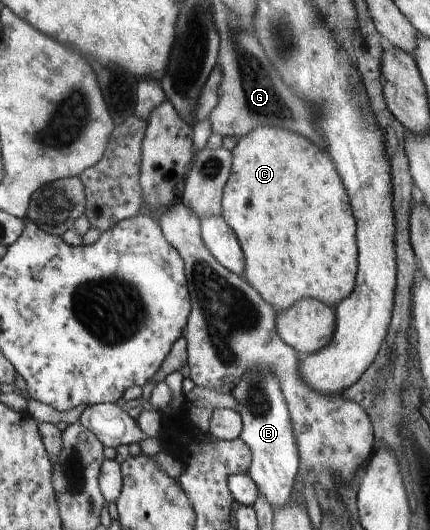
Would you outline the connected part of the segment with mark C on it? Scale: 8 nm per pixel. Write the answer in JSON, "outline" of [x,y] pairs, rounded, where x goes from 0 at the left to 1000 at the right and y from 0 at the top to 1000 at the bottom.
{"outline":[[[612,236],[595,240],[574,257],[553,262],[551,274],[537,283],[540,287],[540,330],[533,332],[530,345],[521,353],[519,368],[519,408],[542,430],[542,440],[558,453],[558,462],[570,462],[567,485],[574,500],[565,523],[586,538],[614,562],[626,568],[626,575],[640,579],[644,591],[677,575],[686,575],[695,564],[737,564],[737,568],[756,568],[756,575],[784,577],[788,568],[807,564],[816,557],[826,542],[826,515],[830,515],[830,462],[826,462],[826,413],[816,406],[816,391],[812,391],[812,375],[802,368],[793,334],[784,330],[760,285],[737,274],[728,274],[728,266],[705,258],[686,247],[667,243],[649,243],[635,236]]]}

